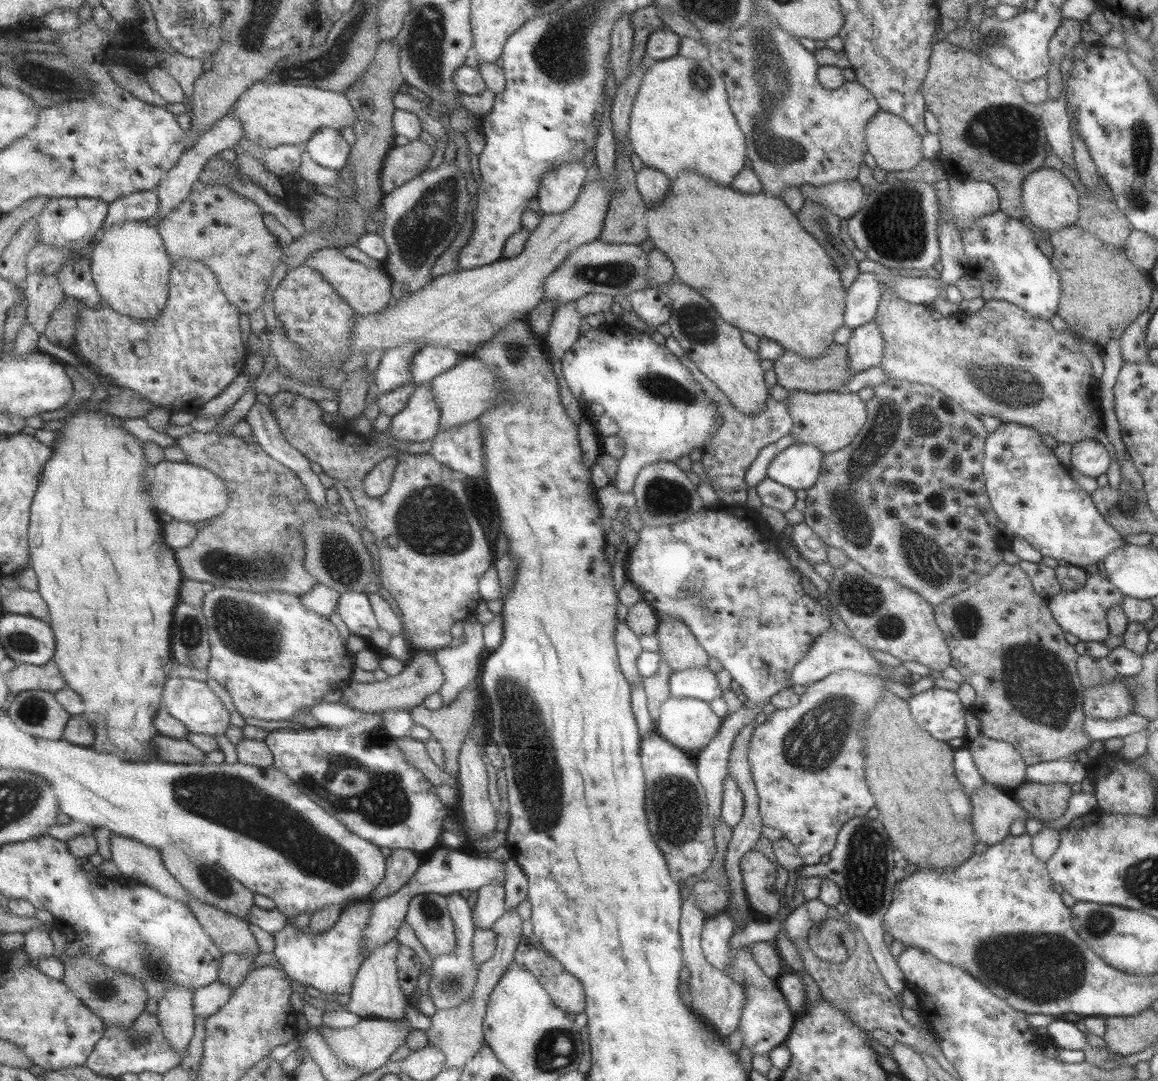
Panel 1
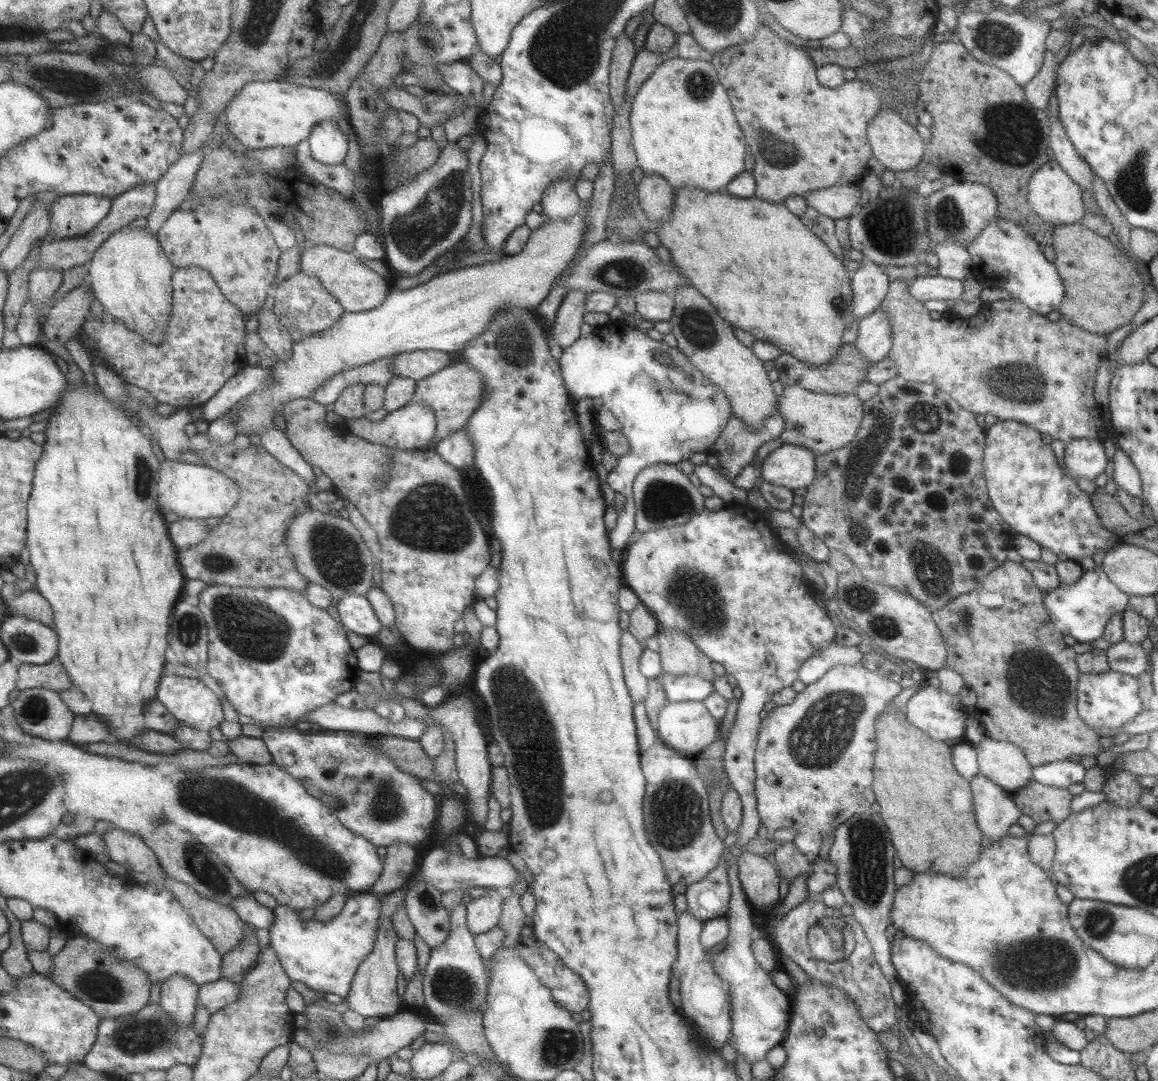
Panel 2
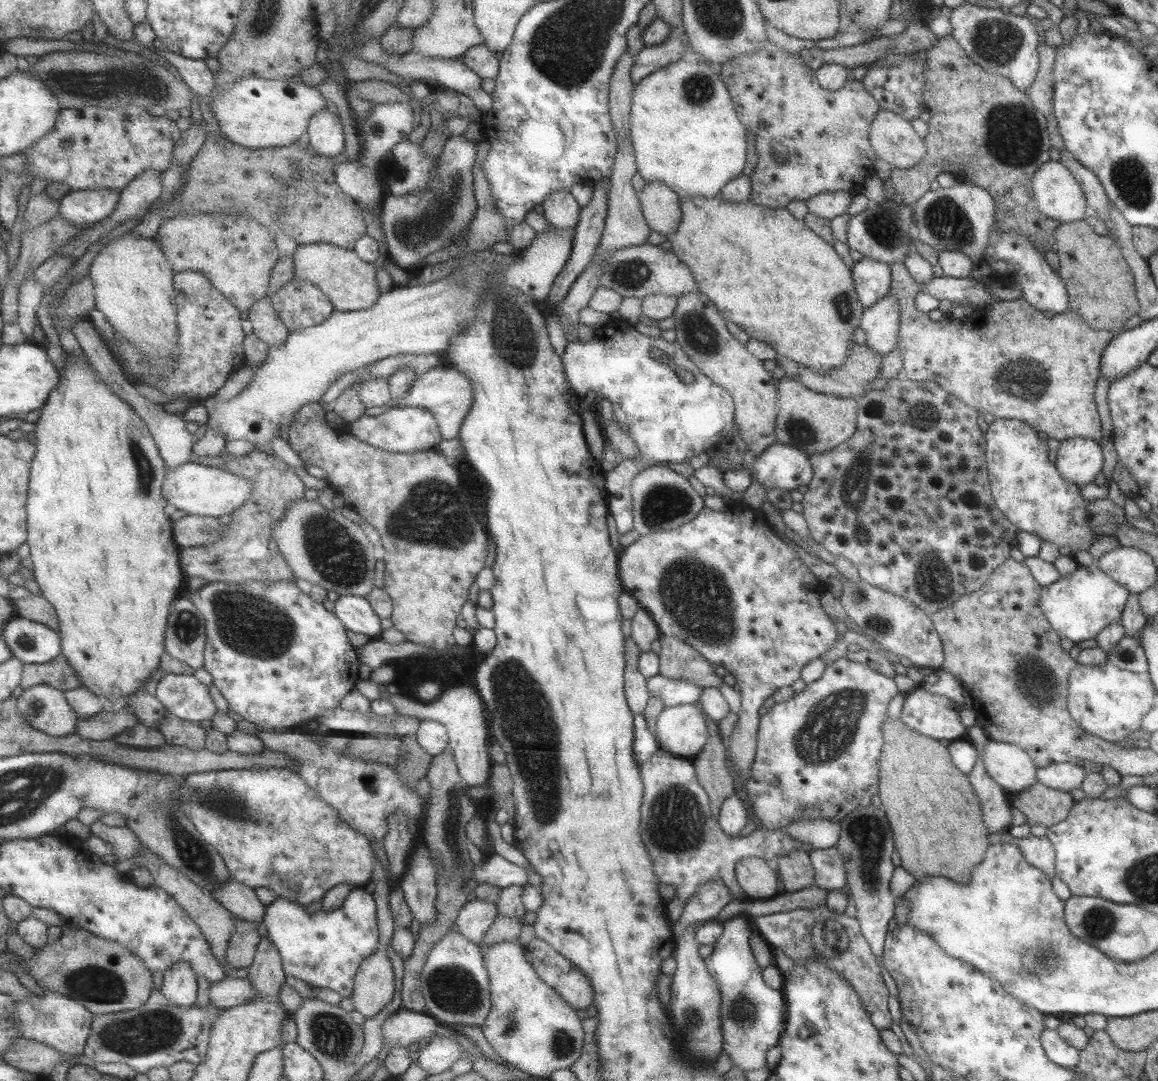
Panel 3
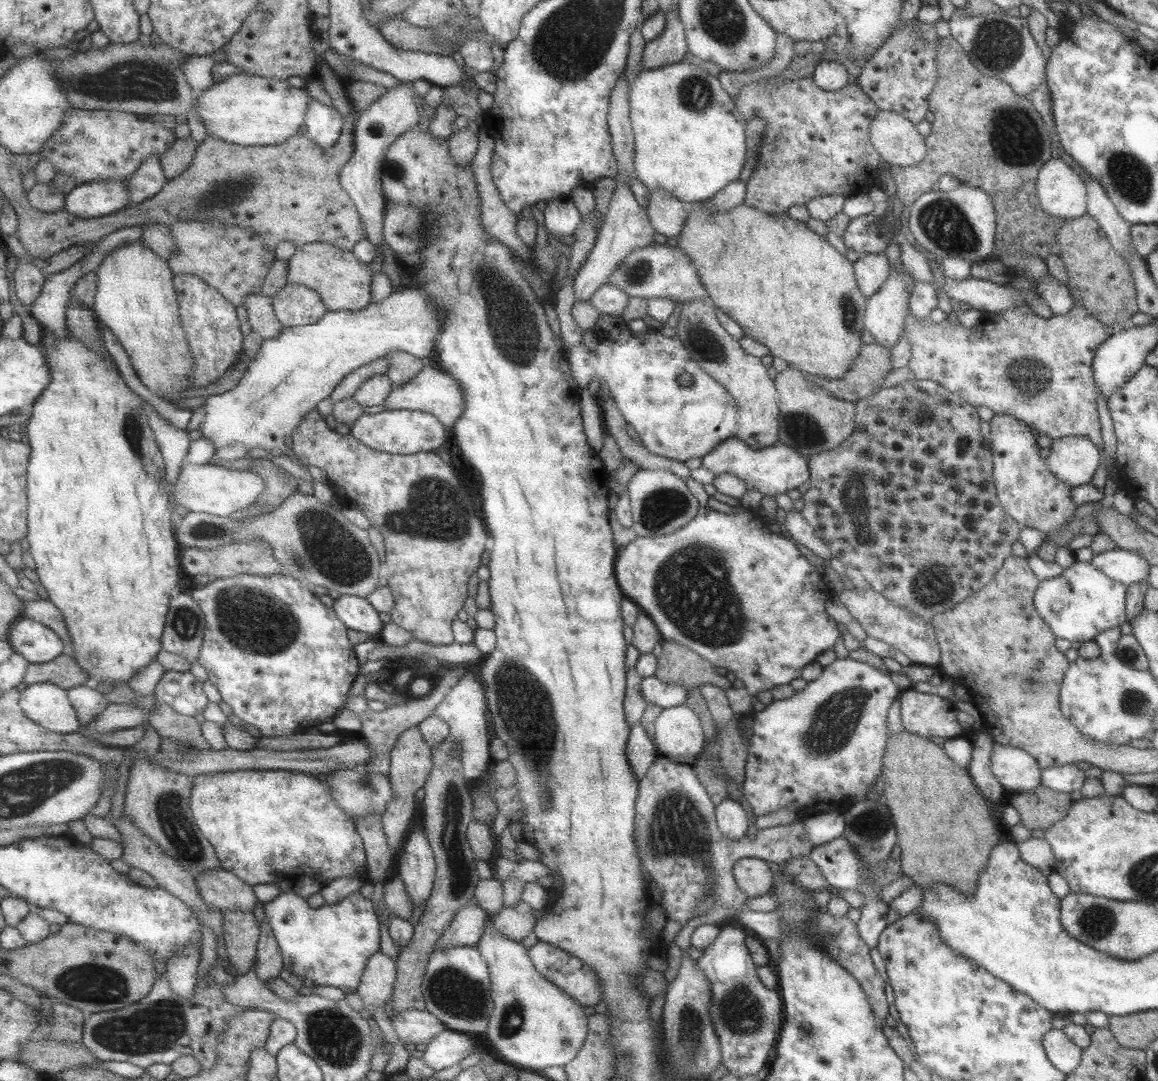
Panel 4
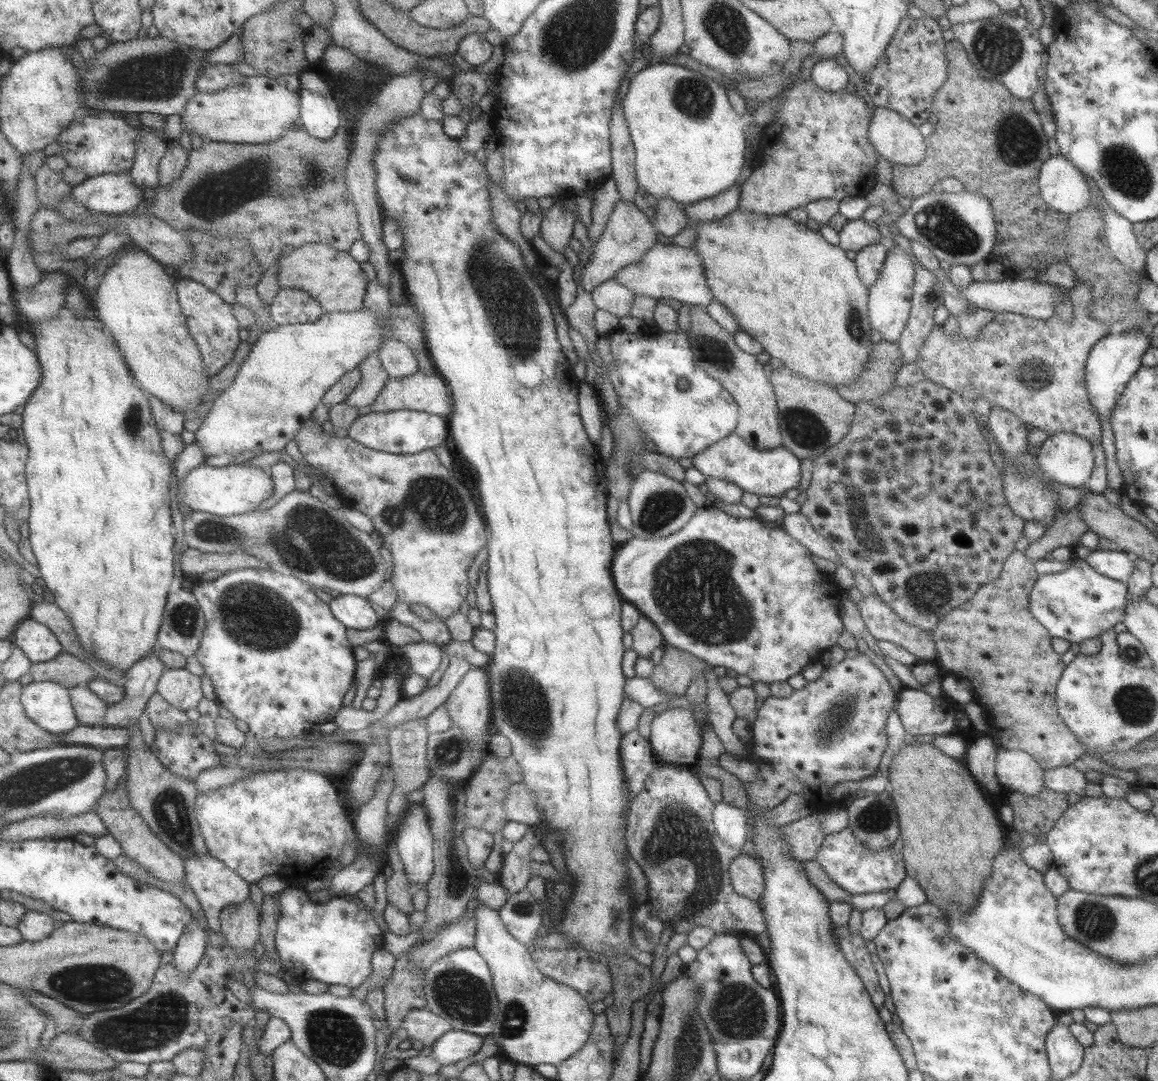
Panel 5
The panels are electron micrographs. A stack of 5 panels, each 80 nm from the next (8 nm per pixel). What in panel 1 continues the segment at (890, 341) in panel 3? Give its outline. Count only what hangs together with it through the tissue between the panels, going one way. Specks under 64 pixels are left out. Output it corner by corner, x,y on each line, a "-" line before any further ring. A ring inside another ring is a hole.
873,320
854,328
845,344
850,371
855,374
879,365
883,356
883,341
881,331

